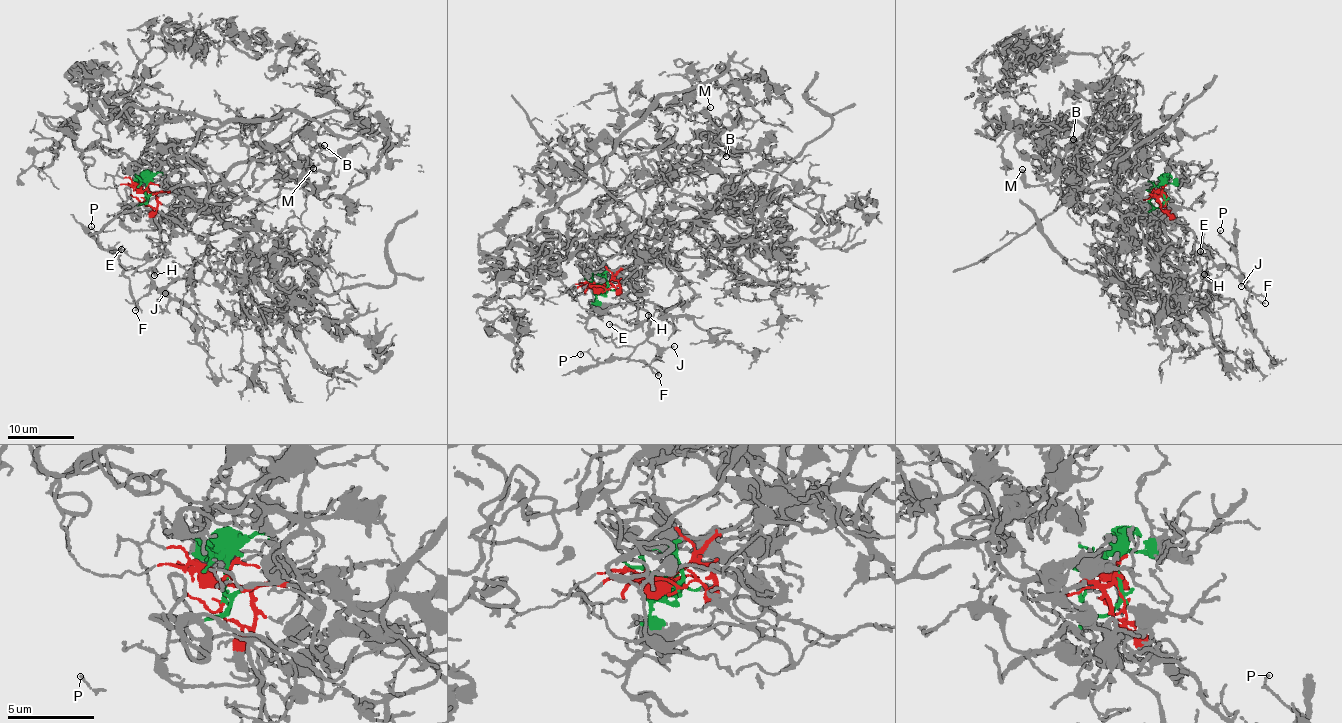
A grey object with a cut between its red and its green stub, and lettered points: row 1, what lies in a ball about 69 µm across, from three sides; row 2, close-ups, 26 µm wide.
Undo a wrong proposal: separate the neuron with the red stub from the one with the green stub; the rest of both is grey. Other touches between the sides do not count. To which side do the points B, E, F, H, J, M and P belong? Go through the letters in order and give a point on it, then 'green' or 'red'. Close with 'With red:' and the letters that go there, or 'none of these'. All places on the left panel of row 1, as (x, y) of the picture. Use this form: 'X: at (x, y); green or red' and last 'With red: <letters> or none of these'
B: at (324, 145); green
E: at (121, 249); red
F: at (135, 310); red
H: at (154, 275); red
J: at (165, 293); red
M: at (313, 168); green
P: at (91, 226); red
With red: E, F, H, J, P

